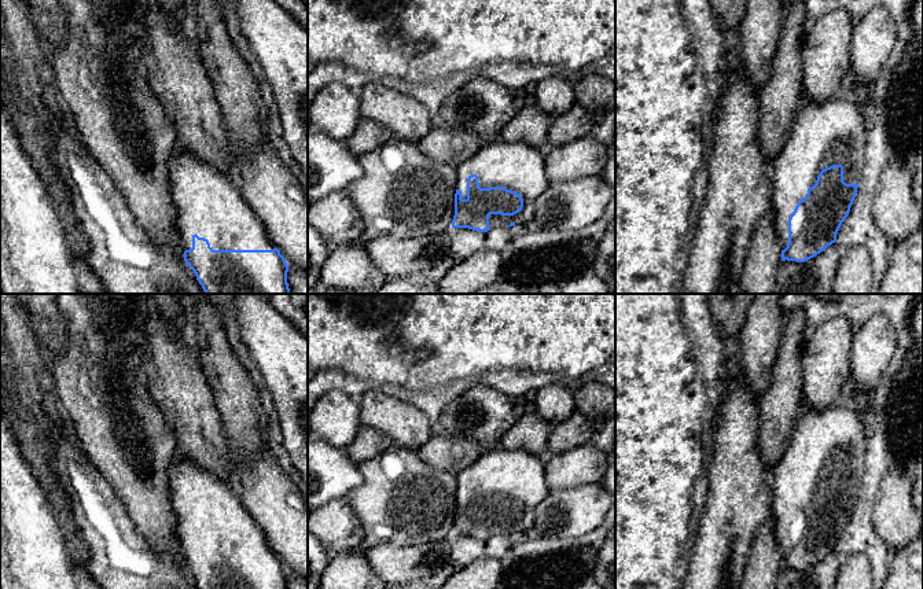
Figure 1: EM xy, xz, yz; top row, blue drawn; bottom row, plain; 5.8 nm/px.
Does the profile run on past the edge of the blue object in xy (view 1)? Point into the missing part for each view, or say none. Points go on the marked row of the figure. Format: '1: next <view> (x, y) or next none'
1: next xy (208, 203)

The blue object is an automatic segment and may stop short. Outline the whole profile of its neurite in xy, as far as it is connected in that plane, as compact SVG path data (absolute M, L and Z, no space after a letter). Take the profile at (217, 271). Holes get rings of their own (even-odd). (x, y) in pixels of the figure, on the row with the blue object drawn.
M177 151L169 159L172 199L177 210L177 229L185 249L184 261L194 270L206 294L291 294L287 283L288 265L271 242L254 210L244 202L228 173L205 163L191 152Z

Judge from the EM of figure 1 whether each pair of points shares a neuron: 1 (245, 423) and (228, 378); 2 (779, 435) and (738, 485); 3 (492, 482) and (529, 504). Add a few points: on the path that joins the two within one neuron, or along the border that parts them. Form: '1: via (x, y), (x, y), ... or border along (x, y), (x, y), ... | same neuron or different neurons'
1: via (242, 412), (232, 389) | same neuron
2: border along (757, 426), (757, 451), (764, 466) | different neurons
3: via (502, 488), (513, 488), (519, 494) | same neuron

